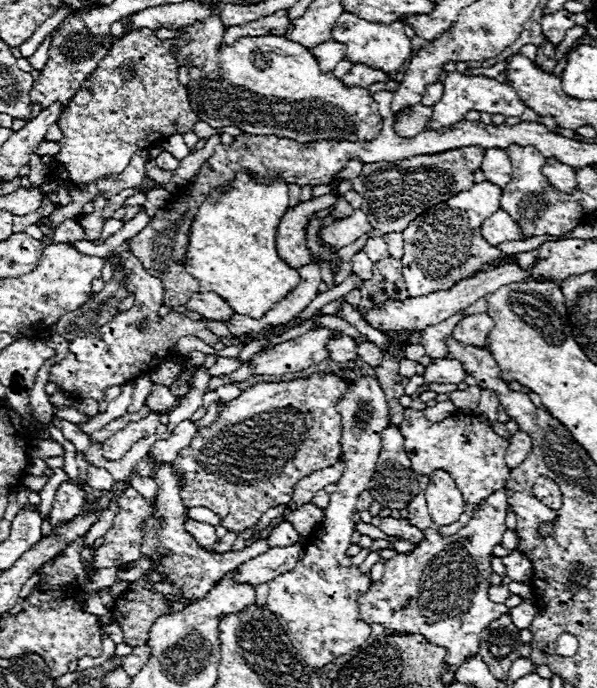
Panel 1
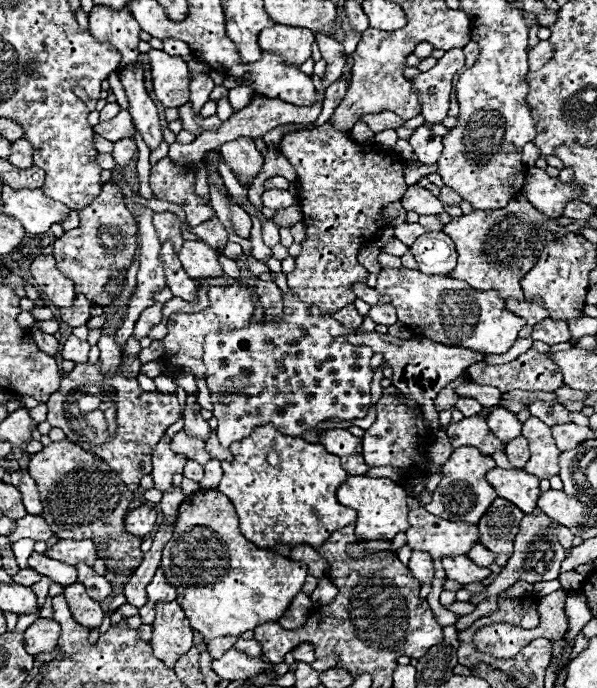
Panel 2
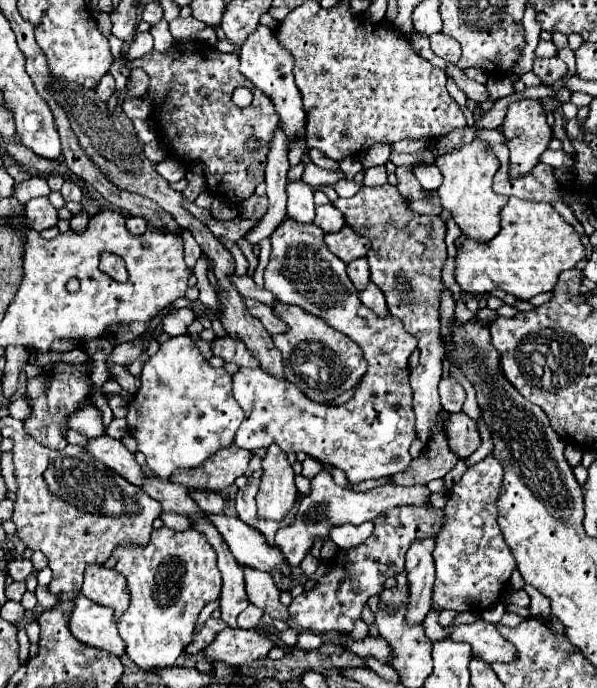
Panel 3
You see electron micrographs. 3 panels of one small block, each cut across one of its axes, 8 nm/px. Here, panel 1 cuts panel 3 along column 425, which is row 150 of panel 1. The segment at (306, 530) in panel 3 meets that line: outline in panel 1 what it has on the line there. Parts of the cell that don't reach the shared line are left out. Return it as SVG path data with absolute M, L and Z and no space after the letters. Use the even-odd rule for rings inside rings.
M488 148L484 162L482 162L482 172L484 172L486 180L504 188L504 184L510 182L510 174L512 174L512 166L510 166L510 158L508 158L506 150Z

